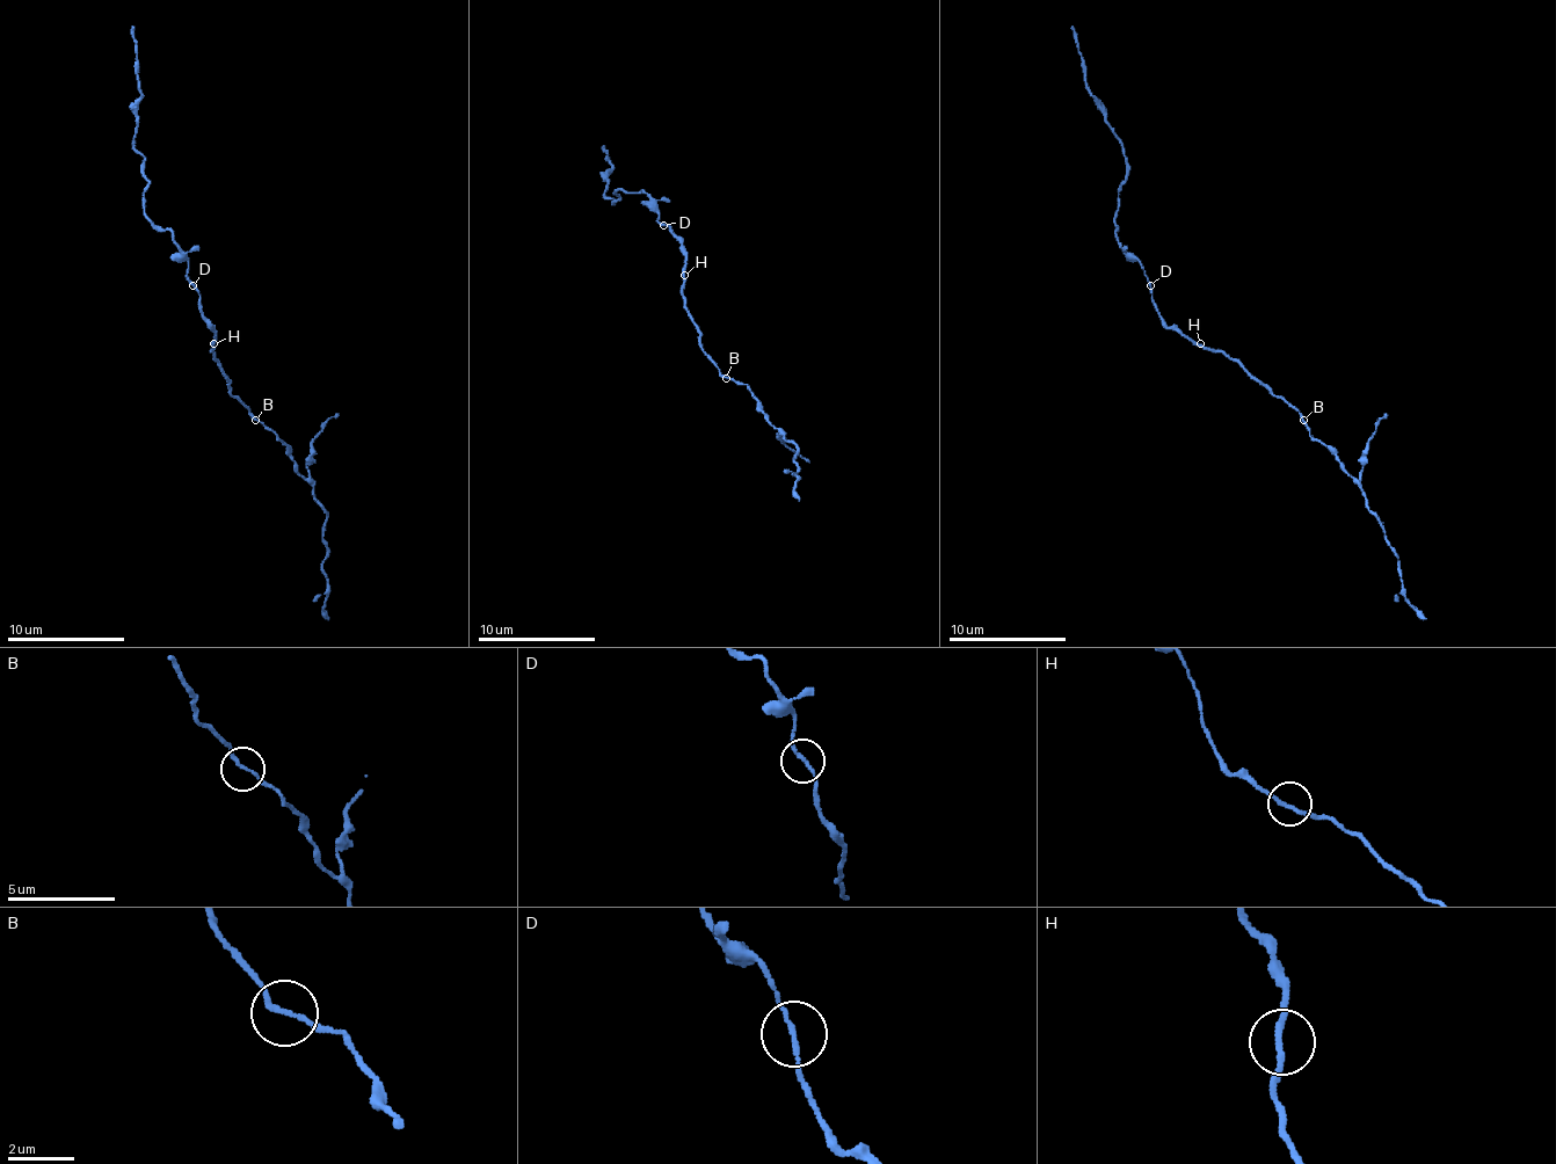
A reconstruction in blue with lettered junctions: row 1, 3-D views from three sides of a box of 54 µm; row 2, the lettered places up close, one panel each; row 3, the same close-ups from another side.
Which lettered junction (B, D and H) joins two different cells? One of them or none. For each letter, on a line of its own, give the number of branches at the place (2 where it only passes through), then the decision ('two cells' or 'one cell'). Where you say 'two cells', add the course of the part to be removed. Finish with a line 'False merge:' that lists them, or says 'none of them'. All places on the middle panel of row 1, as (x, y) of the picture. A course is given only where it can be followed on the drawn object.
B: branches 2; one cell
D: branches 2; one cell
H: branches 2; one cell
False merge: none of them

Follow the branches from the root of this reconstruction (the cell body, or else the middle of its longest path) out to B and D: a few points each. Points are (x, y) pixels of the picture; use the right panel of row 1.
B: (1200, 347), (1220, 349), (1235, 358), (1277, 397), (1285, 400), (1303, 420)
D: (1200, 347), (1164, 324), (1149, 284)

